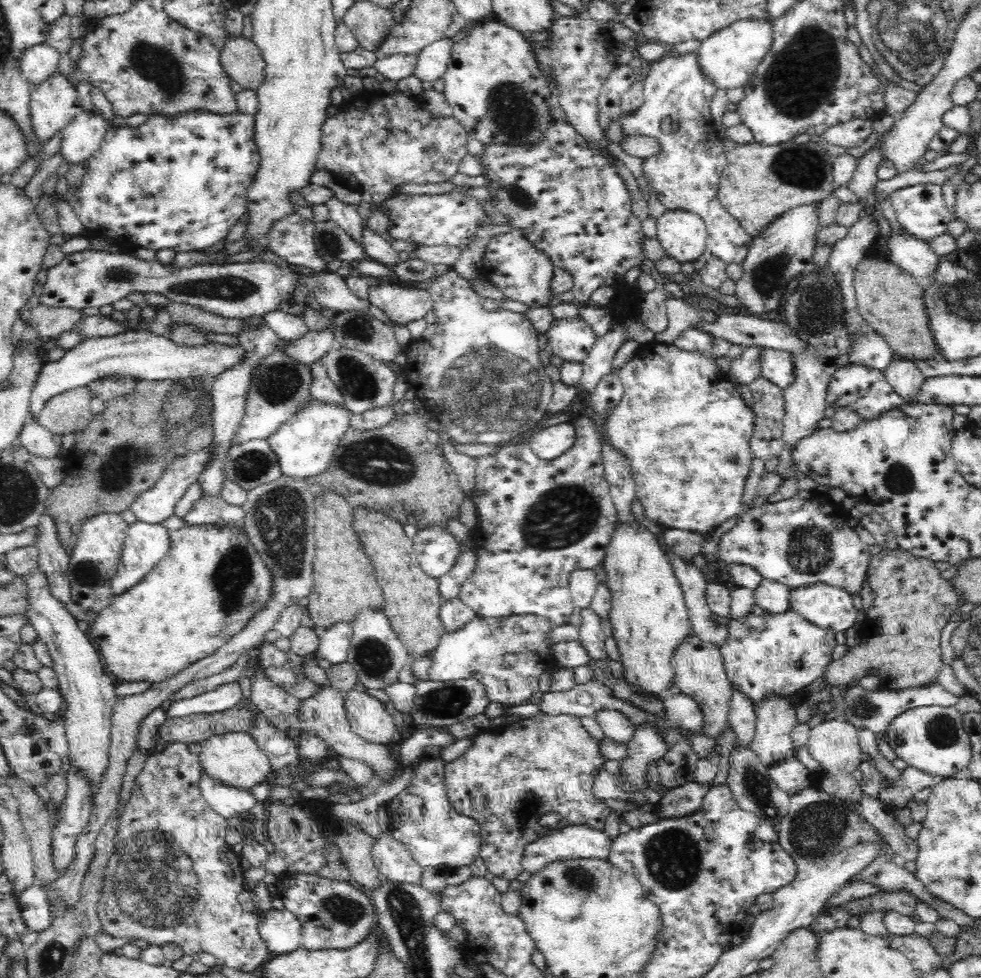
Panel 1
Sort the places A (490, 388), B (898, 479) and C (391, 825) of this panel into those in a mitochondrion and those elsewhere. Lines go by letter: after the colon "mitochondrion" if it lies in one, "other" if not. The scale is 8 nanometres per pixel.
A: mitochondrion
B: mitochondrion
C: other

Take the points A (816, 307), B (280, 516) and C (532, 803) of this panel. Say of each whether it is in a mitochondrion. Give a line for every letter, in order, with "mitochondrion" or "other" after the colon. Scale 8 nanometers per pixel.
A: mitochondrion
B: mitochondrion
C: mitochondrion

